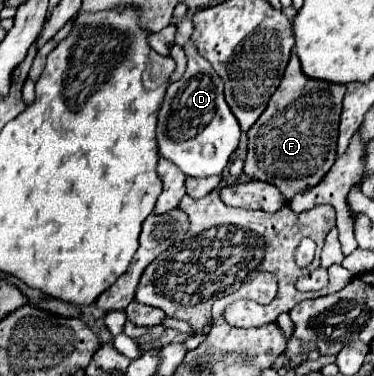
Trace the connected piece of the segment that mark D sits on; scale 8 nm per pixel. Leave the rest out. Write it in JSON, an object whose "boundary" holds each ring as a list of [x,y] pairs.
{"boundary":[[[188,41],[184,45],[188,67],[182,79],[174,81],[166,89],[166,97],[158,111],[158,155],[172,161],[186,177],[210,177],[220,175],[228,165],[230,155],[240,141],[240,125],[224,101],[224,85],[212,65],[200,57],[196,45]]]}

